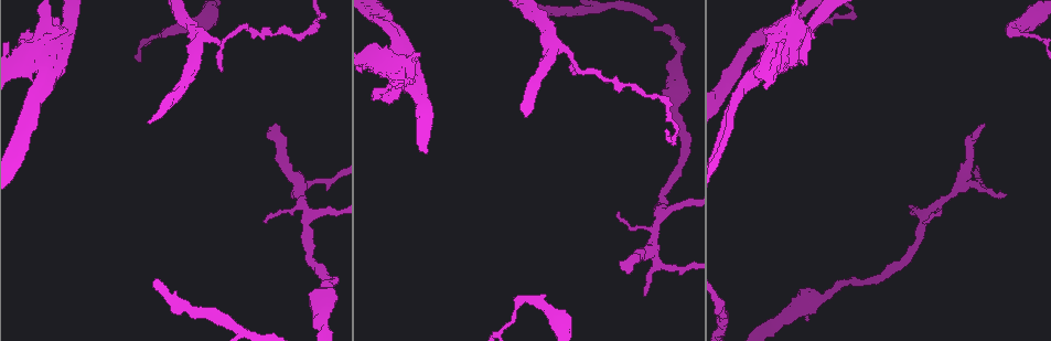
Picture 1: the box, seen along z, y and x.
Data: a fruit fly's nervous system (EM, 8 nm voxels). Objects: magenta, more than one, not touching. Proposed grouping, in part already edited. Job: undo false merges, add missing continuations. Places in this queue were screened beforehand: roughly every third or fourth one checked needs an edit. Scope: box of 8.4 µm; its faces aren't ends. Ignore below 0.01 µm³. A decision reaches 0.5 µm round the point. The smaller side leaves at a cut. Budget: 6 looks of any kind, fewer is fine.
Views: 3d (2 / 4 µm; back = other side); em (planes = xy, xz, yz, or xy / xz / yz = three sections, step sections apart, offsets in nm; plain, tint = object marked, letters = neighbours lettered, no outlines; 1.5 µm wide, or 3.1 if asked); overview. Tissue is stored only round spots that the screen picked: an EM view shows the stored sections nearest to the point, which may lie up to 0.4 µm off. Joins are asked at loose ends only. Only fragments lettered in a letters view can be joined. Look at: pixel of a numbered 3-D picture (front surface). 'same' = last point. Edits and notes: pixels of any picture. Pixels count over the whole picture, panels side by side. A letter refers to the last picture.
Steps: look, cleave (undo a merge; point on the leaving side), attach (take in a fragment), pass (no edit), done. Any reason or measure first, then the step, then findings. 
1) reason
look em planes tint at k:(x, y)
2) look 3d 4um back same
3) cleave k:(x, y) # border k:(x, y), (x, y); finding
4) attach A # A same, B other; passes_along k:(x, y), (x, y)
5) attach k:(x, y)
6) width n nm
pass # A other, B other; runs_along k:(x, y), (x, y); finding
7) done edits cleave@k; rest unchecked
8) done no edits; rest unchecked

branch stops here
look 3d 2um back at 1:(573, 74)

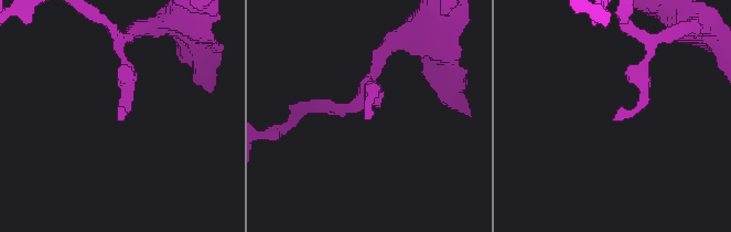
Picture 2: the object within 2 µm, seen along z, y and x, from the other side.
now the EM
look em planes letters at 2:(618, 119)

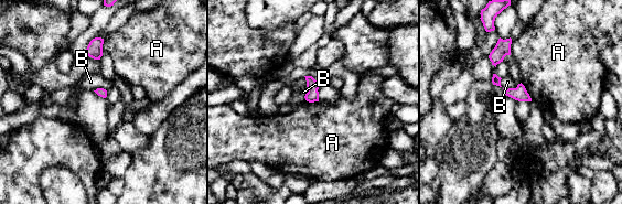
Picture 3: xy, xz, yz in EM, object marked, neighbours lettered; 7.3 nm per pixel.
pass # A other, B other; border 3:(521, 83), (532, 99); none of them fits

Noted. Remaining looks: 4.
free end
look 3d 2um at 1:(276, 124)

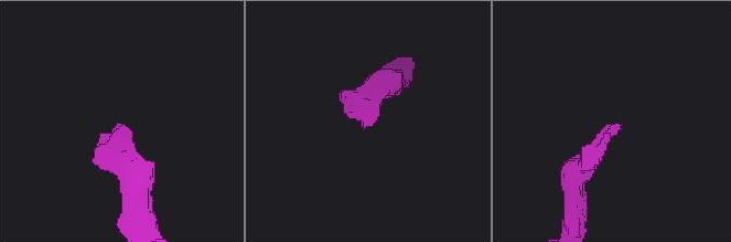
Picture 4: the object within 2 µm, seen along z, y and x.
look em planes letters at 4:(611, 124)

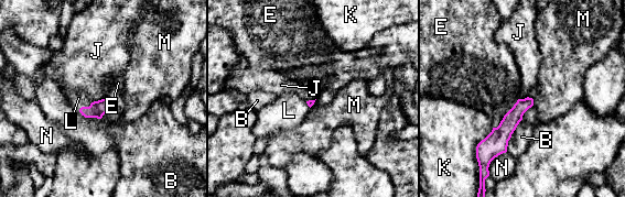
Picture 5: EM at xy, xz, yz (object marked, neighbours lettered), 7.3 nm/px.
longest_contact E 300 nm
attach L # B other, E other, J other, K other, L same, M other, N other; it goes on there

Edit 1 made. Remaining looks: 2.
done edits attach@5; rest unchecked

